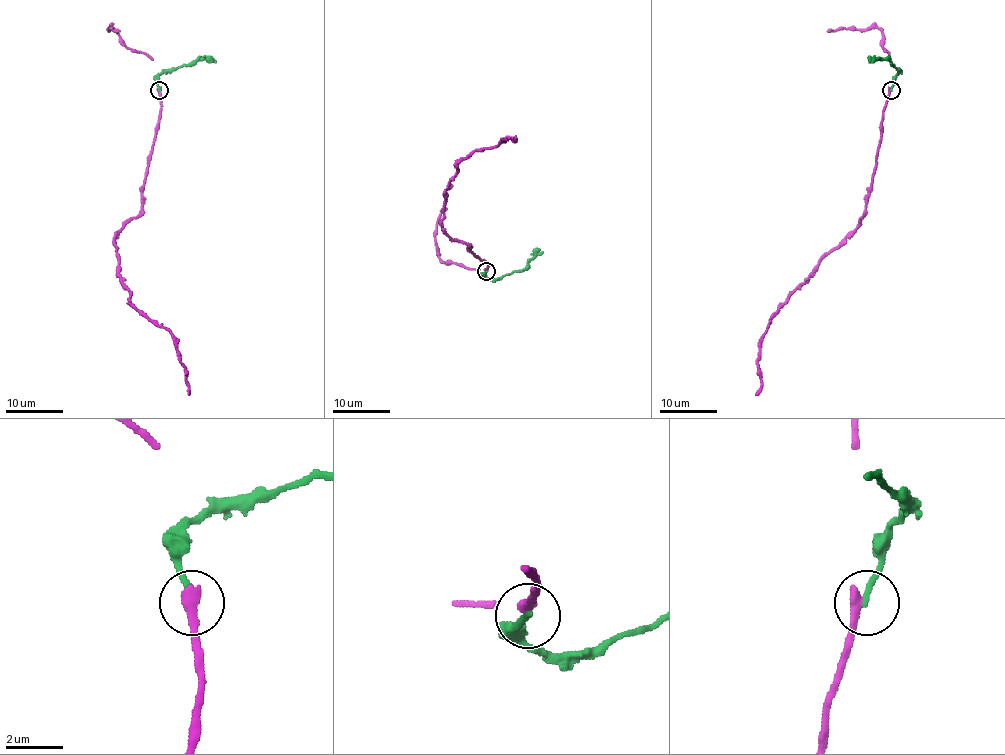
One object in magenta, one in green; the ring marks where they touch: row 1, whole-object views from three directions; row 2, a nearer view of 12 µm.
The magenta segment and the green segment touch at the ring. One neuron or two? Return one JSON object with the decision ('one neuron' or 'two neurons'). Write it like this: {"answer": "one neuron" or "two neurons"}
{"answer": "two neurons"}

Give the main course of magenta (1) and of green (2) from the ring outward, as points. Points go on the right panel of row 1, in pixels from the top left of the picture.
1: (890, 90), (860, 224), (822, 258), (810, 275), (771, 317), (761, 341), (758, 359), (761, 389), (755, 395)
2: (891, 90), (899, 72), (886, 59), (867, 56)

